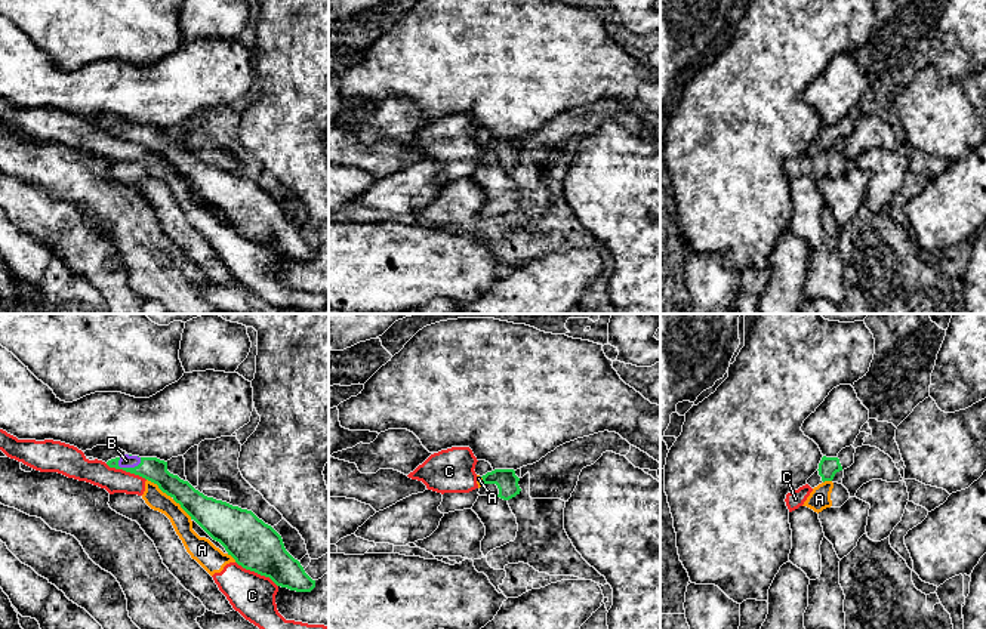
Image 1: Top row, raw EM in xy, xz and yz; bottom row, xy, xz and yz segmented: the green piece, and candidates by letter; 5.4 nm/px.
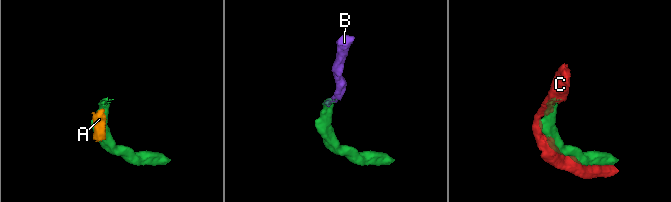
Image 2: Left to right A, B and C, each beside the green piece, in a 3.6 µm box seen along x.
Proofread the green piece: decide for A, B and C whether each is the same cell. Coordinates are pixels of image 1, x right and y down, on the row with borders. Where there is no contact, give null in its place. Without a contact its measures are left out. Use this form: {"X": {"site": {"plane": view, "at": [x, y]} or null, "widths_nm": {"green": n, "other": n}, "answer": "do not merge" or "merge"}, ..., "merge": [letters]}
{"A": {"site": {"plane": "xy", "at": [170, 496]}, "widths_nm": {"green": 180, "other": 110}, "answer": "do not merge"}, "B": {"site": {"plane": "xy", "at": [131, 468]}, "widths_nm": {"green": 130, "other": 70}, "answer": "merge"}, "C": {"site": {"plane": "xy", "at": [256, 572]}, "widths_nm": {"green": 260, "other": 240}, "answer": "do not merge"}, "merge": ["B"]}

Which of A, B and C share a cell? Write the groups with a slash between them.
A C / B

